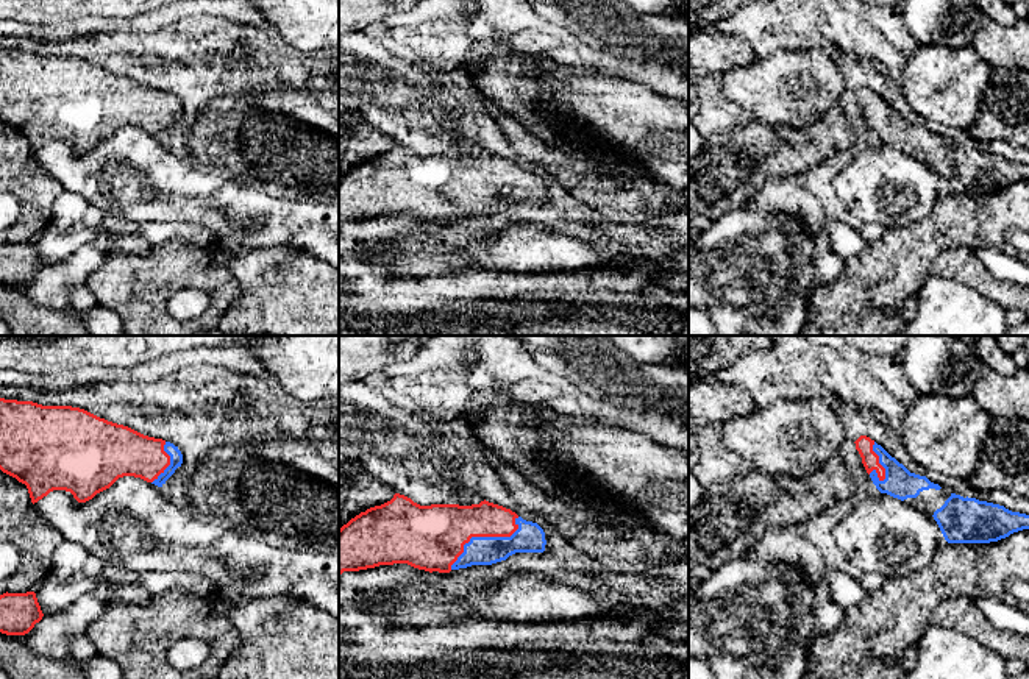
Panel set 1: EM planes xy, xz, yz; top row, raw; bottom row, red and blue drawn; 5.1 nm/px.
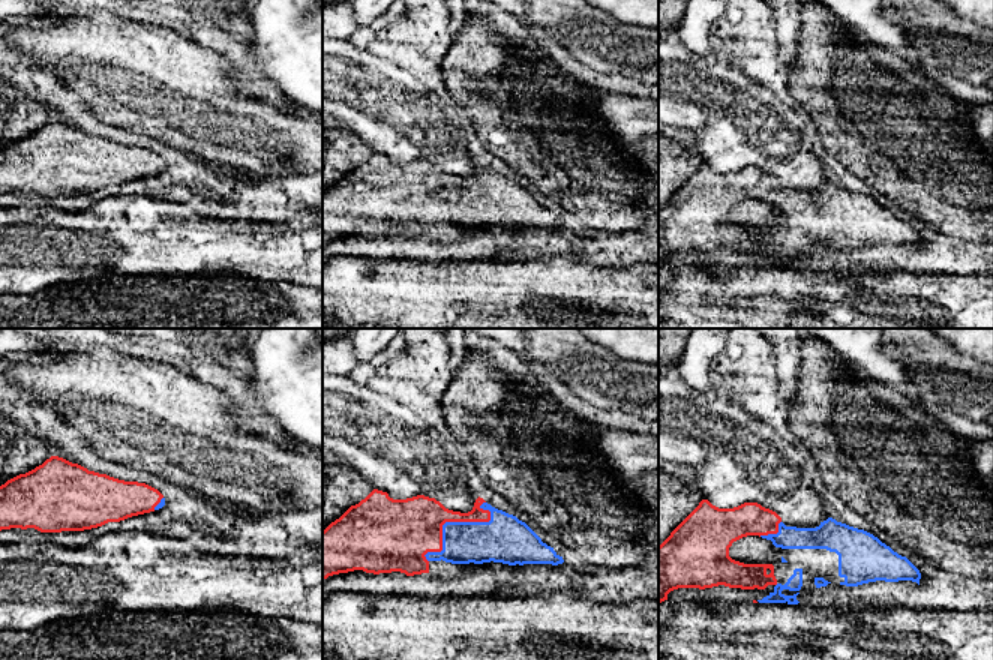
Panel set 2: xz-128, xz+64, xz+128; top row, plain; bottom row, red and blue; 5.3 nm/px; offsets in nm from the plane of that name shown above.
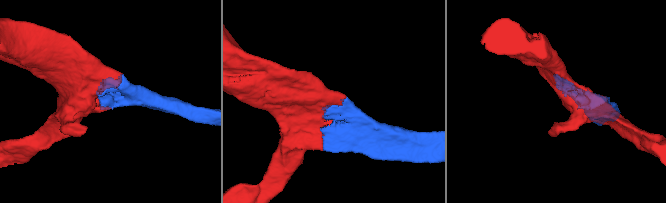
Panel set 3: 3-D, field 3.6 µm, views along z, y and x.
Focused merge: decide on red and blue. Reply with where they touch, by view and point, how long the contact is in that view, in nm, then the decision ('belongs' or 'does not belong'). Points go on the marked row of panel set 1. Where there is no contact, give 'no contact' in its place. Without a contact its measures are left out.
meets red in xz at (484, 536); contact 440 nm long; belongs

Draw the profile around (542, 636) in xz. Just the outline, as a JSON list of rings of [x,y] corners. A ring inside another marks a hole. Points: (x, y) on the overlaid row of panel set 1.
[[[339,606],[339,679],[689,679],[689,643],[673,642],[656,631],[651,615],[637,613],[628,618],[603,617],[579,621],[548,623],[506,623],[486,618],[470,618],[461,623],[445,624],[392,624],[378,613],[362,610],[356,606]]]

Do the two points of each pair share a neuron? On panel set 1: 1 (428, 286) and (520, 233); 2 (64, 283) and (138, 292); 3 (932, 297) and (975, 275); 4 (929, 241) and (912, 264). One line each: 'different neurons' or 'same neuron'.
1: different neurons
2: different neurons
3: different neurons
4: same neuron

